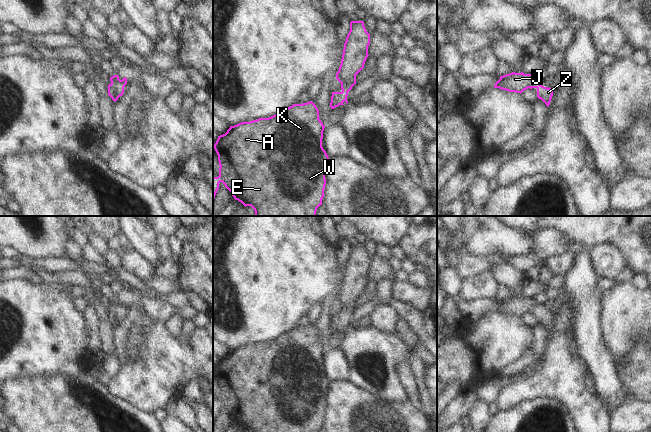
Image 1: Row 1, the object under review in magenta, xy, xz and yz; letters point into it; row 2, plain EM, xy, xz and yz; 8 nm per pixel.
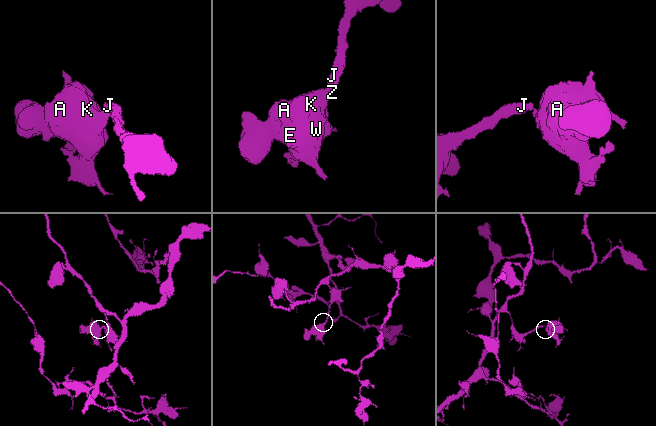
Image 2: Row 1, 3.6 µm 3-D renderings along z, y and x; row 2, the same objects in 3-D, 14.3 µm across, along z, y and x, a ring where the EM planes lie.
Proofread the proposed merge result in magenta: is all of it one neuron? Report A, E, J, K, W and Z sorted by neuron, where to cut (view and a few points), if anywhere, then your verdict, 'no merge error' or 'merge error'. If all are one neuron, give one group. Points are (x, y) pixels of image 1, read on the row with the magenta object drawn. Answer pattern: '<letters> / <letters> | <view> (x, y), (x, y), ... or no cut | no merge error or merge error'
A E J K W Z | no cut | no merge error

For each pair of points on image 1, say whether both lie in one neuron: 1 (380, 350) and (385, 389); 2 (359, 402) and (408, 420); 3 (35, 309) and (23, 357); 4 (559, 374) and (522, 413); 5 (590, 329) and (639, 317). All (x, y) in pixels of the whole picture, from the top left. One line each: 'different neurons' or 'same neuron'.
1: same neuron
2: same neuron
3: same neuron
4: different neurons
5: different neurons

